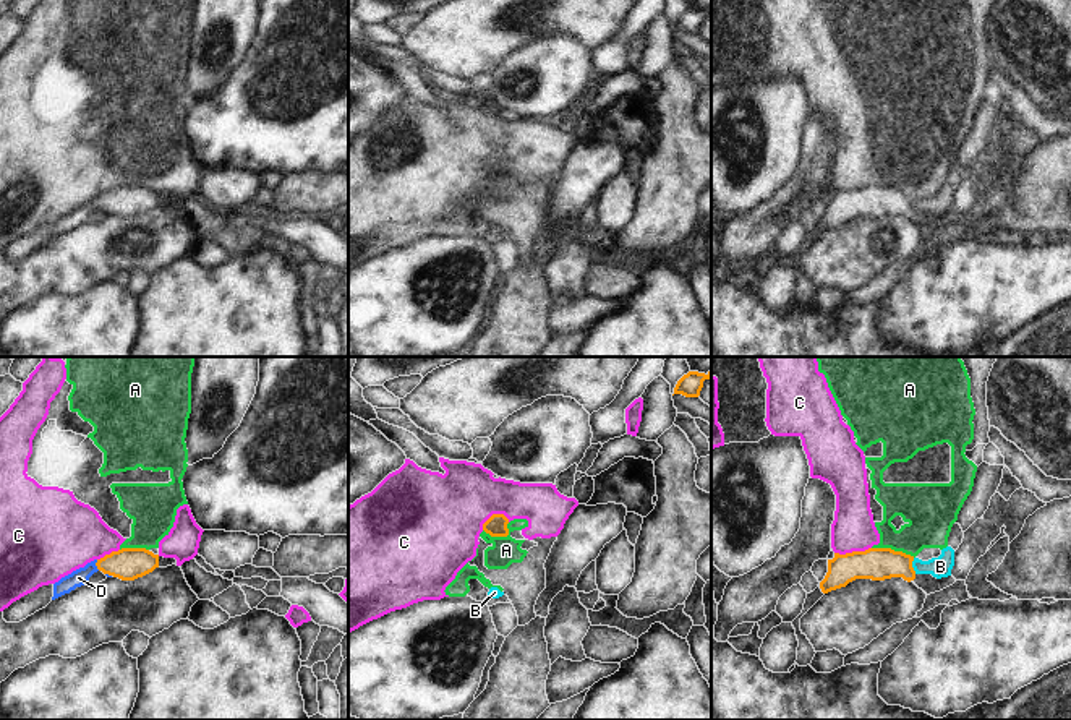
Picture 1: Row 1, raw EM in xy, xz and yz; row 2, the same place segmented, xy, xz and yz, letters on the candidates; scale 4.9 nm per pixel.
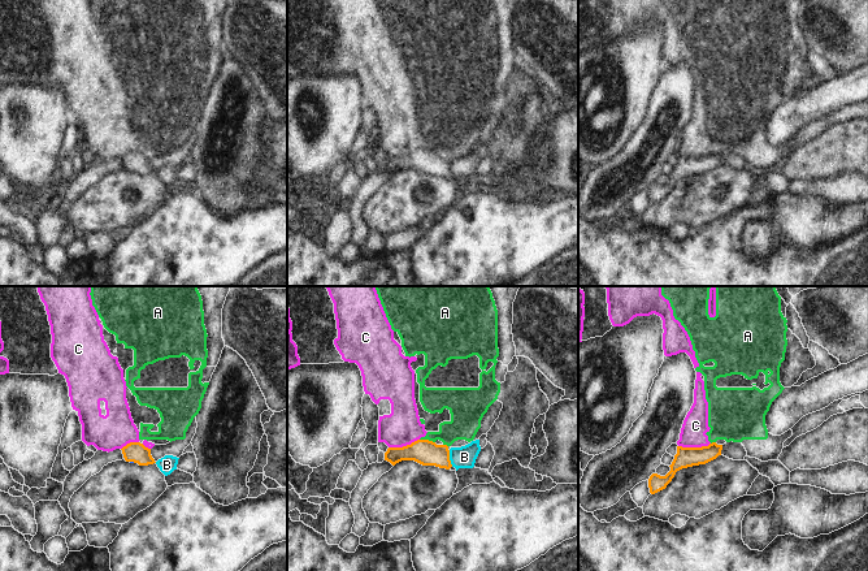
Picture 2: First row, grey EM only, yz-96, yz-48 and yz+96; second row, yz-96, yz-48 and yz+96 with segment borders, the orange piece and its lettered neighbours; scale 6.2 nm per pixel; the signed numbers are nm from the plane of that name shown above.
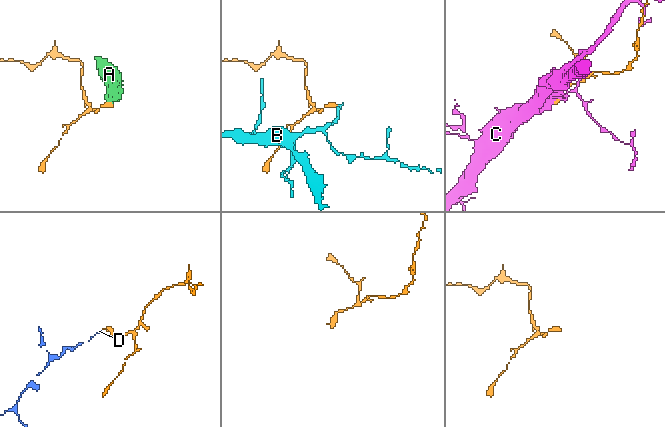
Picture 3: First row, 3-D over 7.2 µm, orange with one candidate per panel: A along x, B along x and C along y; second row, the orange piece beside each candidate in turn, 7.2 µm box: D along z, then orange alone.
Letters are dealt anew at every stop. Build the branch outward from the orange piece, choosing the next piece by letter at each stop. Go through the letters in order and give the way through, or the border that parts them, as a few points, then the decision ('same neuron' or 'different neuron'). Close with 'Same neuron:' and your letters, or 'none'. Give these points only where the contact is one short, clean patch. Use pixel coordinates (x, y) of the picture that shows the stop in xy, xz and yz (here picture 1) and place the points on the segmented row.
A: border along yz (872, 547), (890, 547), (914, 557); different neuron
B: border along yz (913, 558), (916, 573); different neuron
C: border along yz (870, 547), (861, 552), (835, 553); different neuron
D: runs through xy (128, 563), (96, 565), (78, 578); same neuron
Same neuron: D

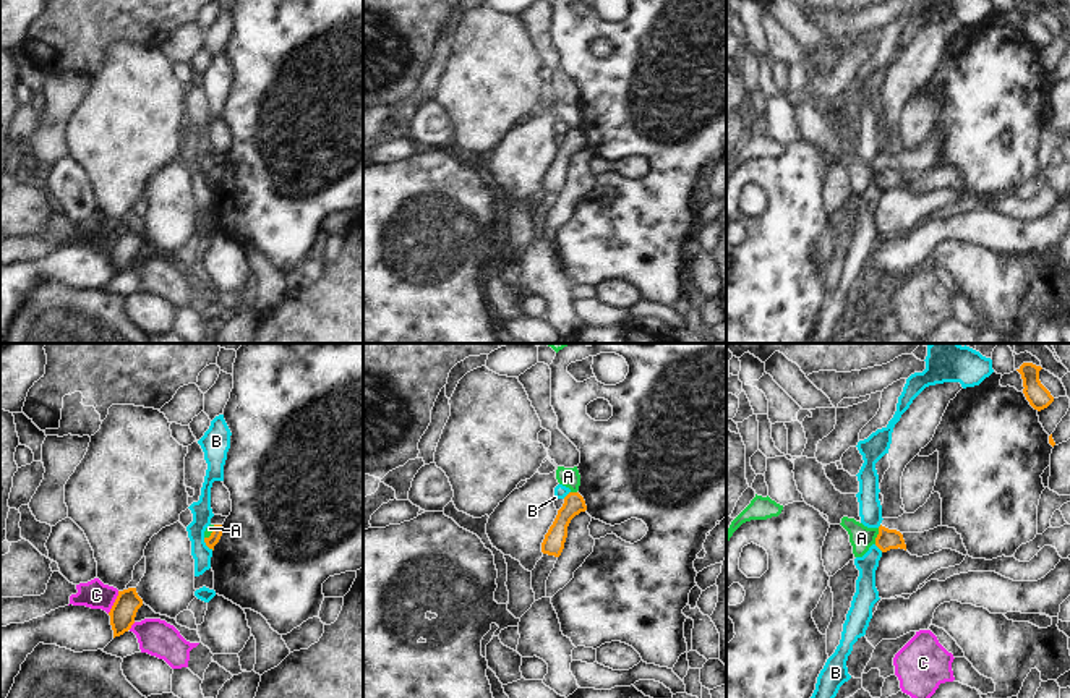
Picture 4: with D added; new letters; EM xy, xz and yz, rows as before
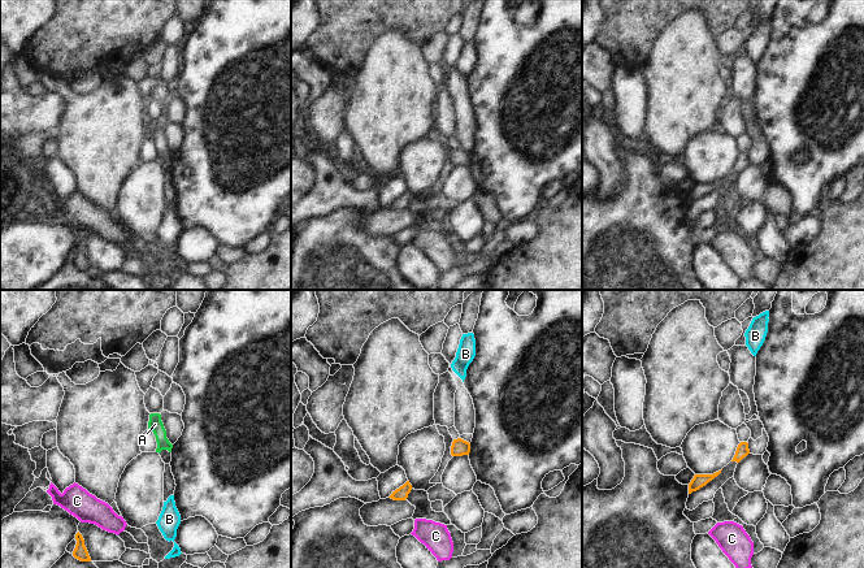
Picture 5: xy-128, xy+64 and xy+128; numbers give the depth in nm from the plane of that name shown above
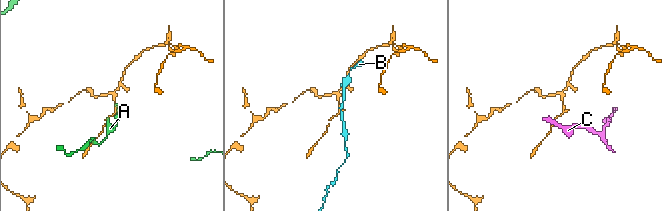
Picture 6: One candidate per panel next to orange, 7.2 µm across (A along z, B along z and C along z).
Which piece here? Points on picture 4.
A: border along yz (879, 528), (874, 543); different neuron
B: border along xy (203, 538), (213, 549); different neuron
C: border along xy (119, 591), (107, 612); different neuron
Same neuron: none

